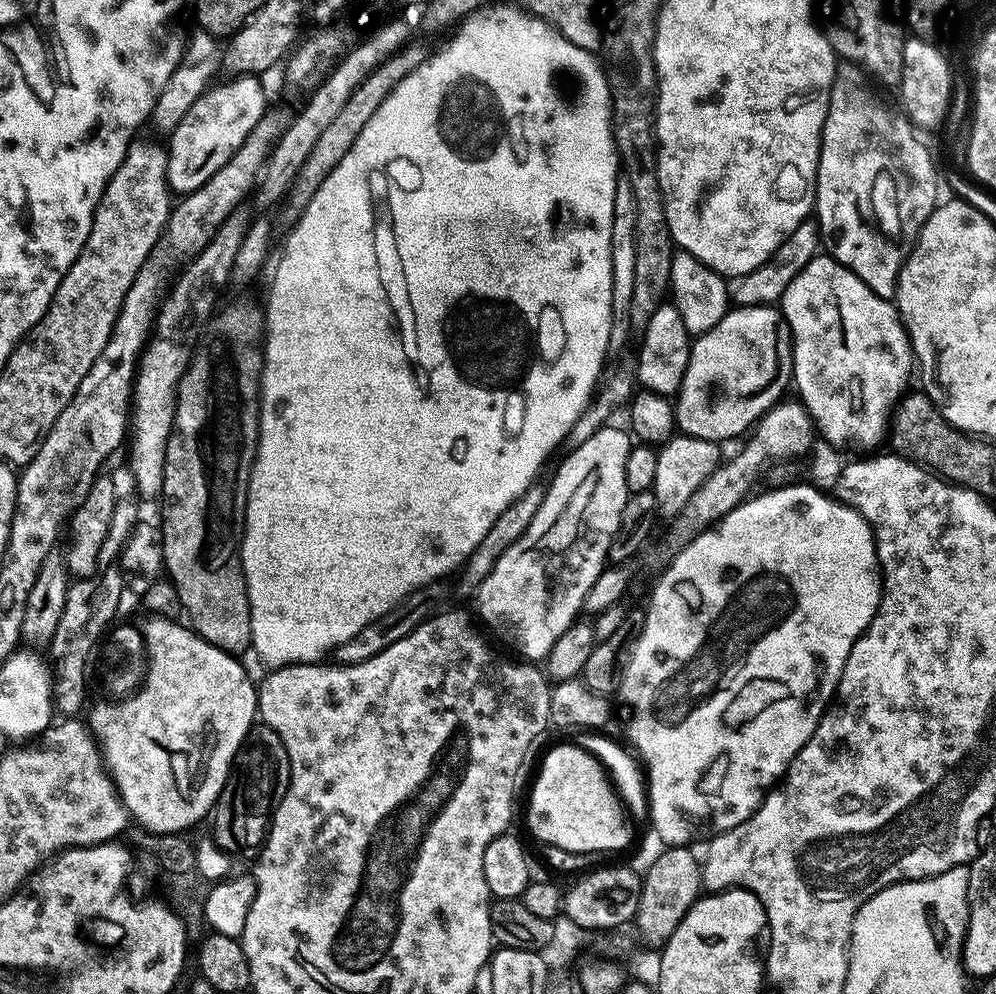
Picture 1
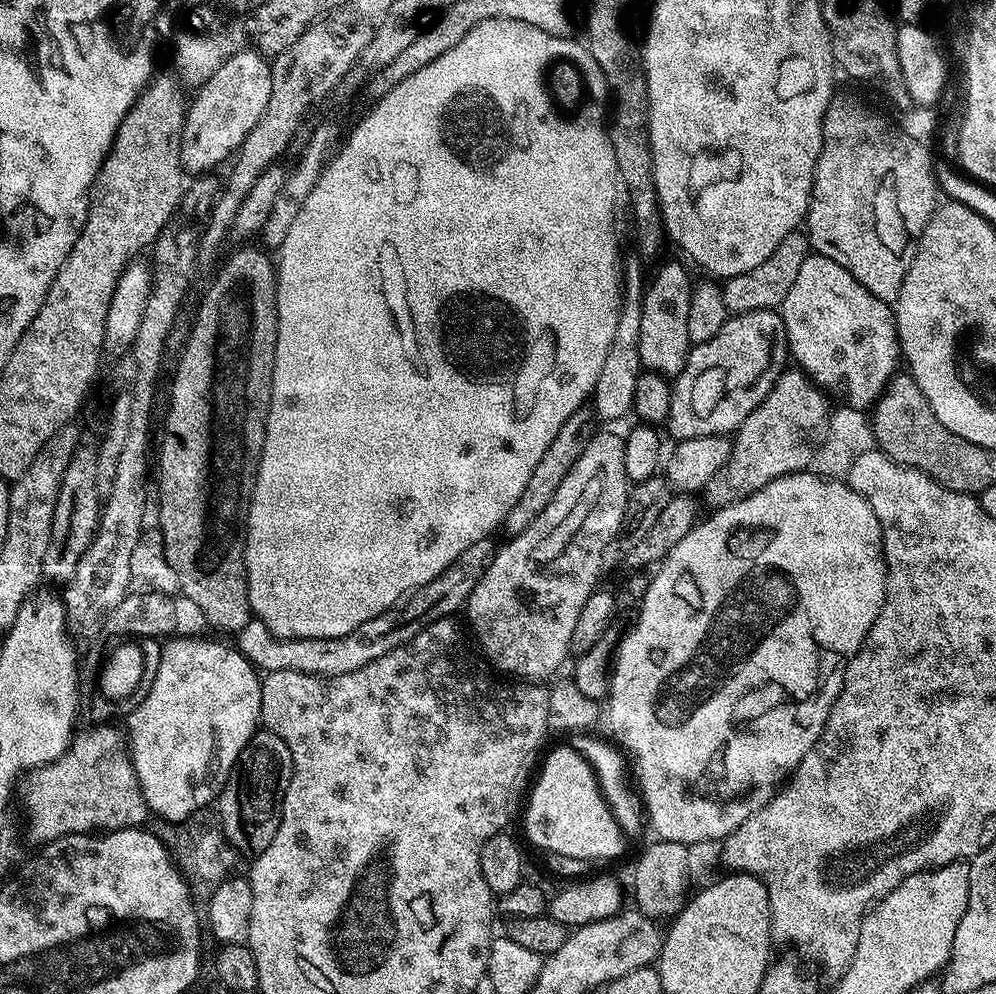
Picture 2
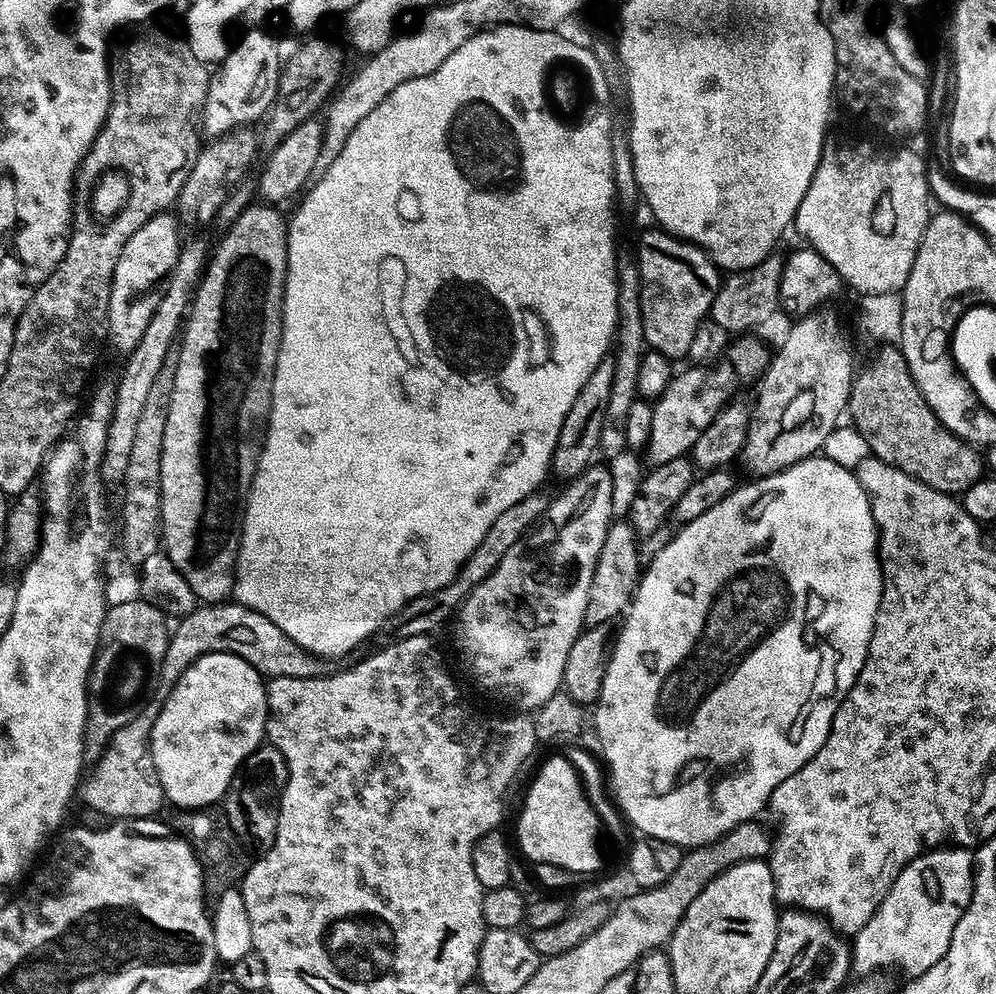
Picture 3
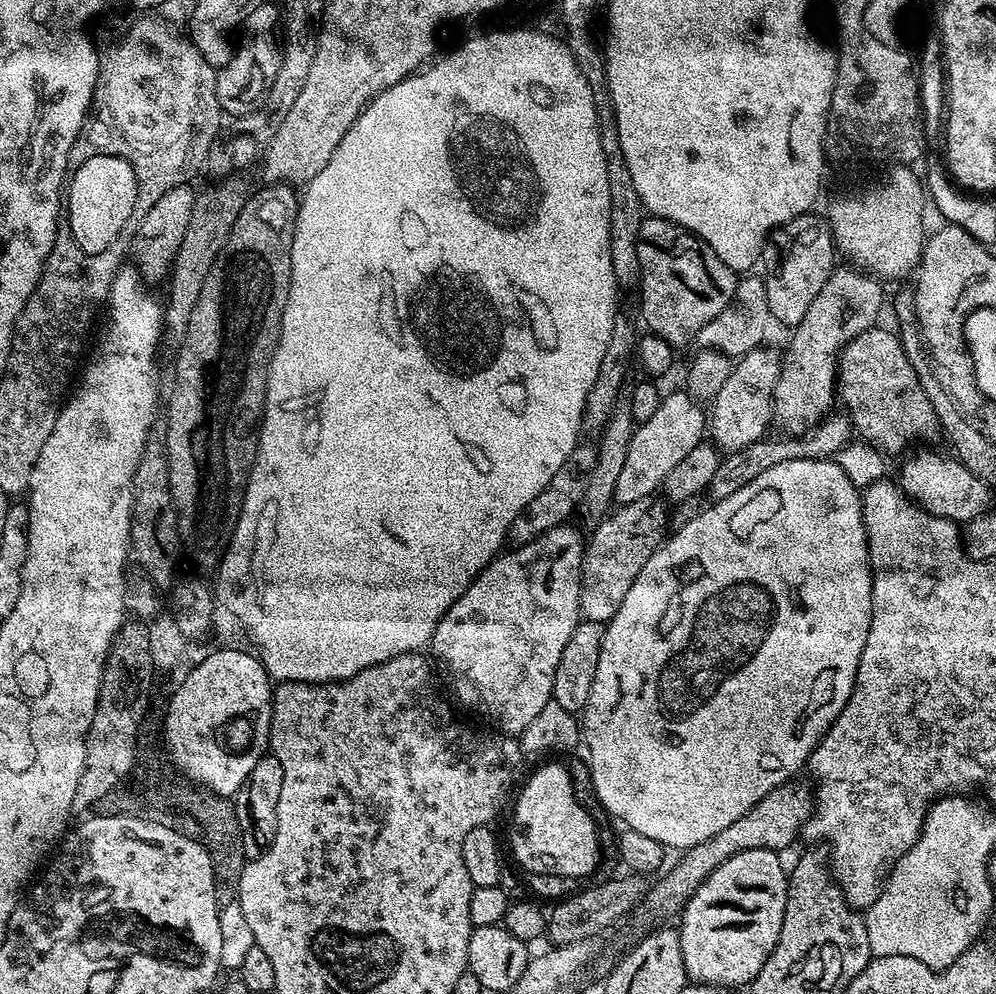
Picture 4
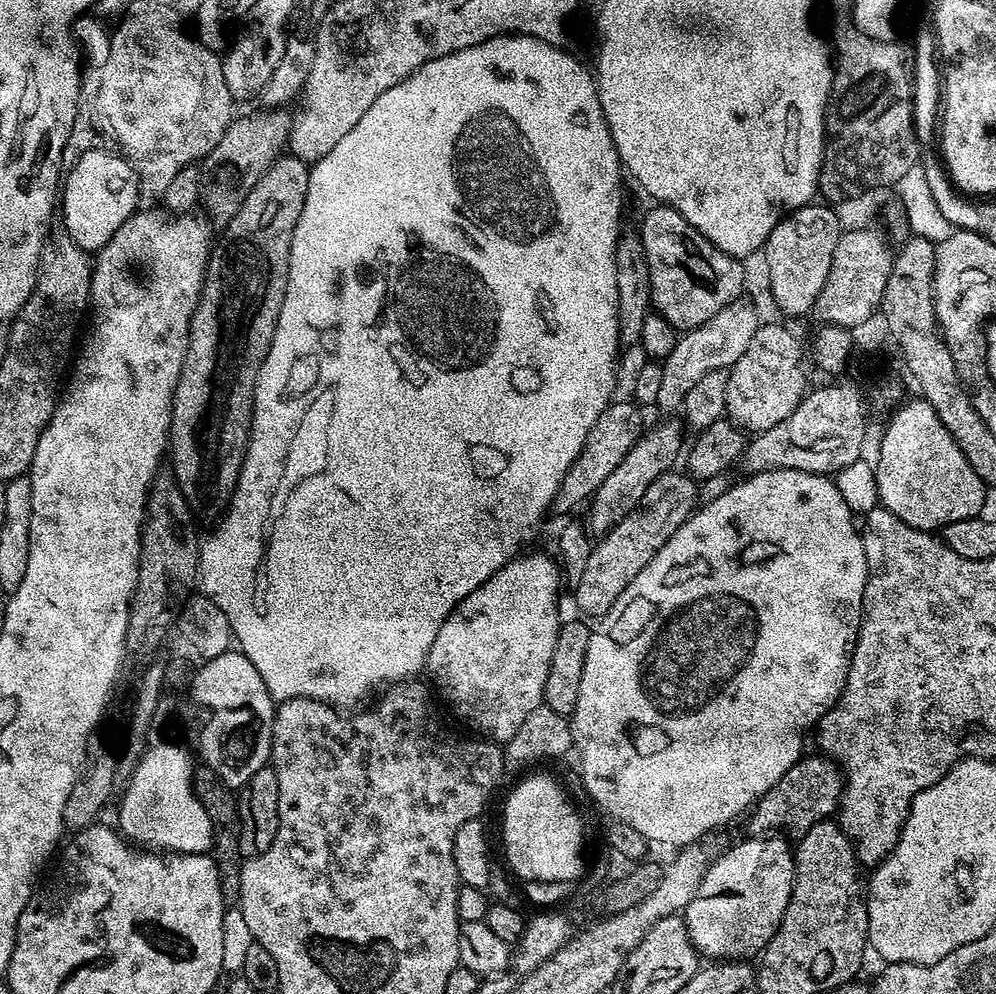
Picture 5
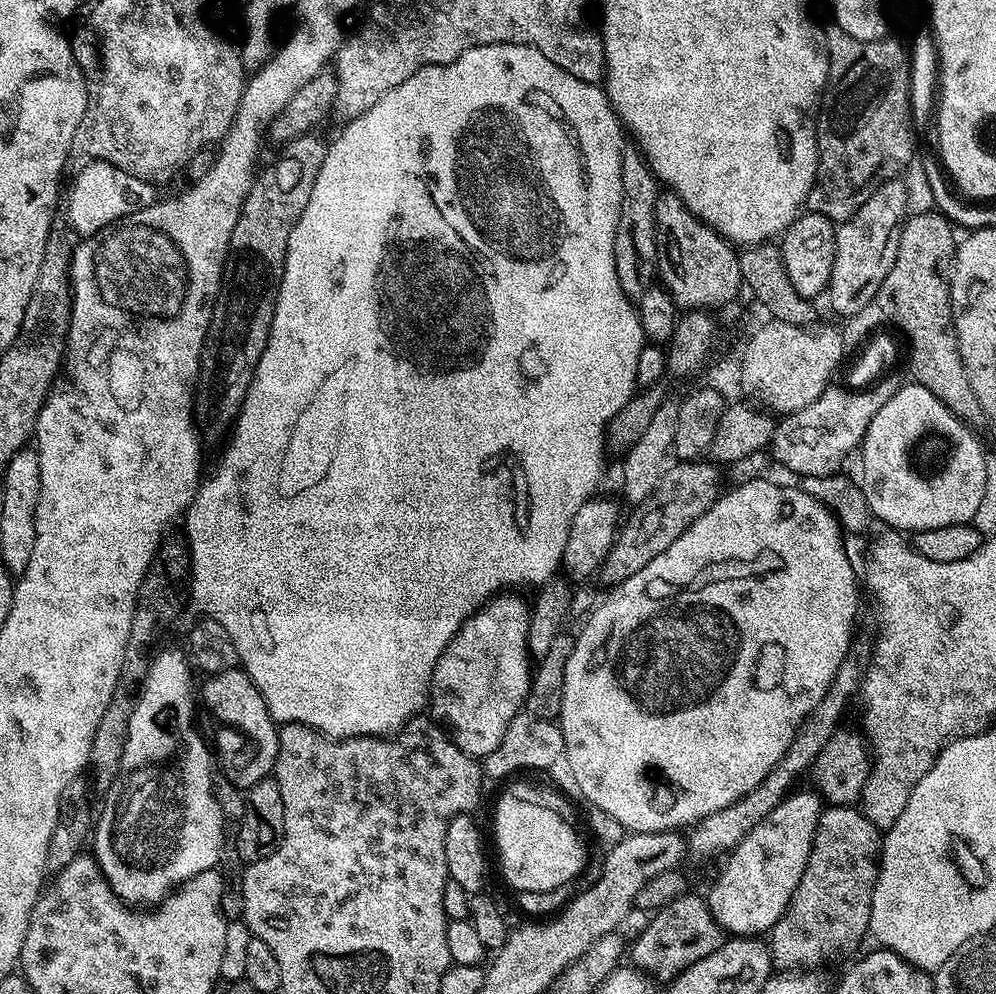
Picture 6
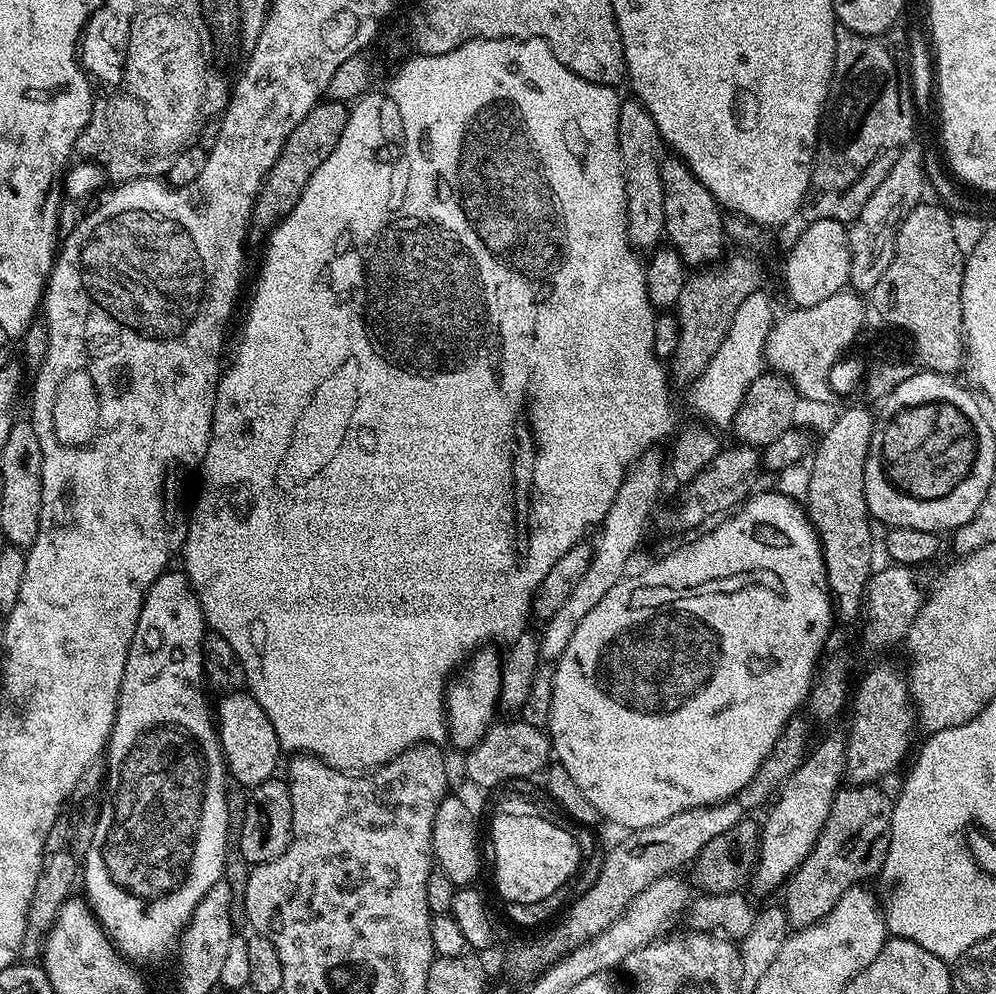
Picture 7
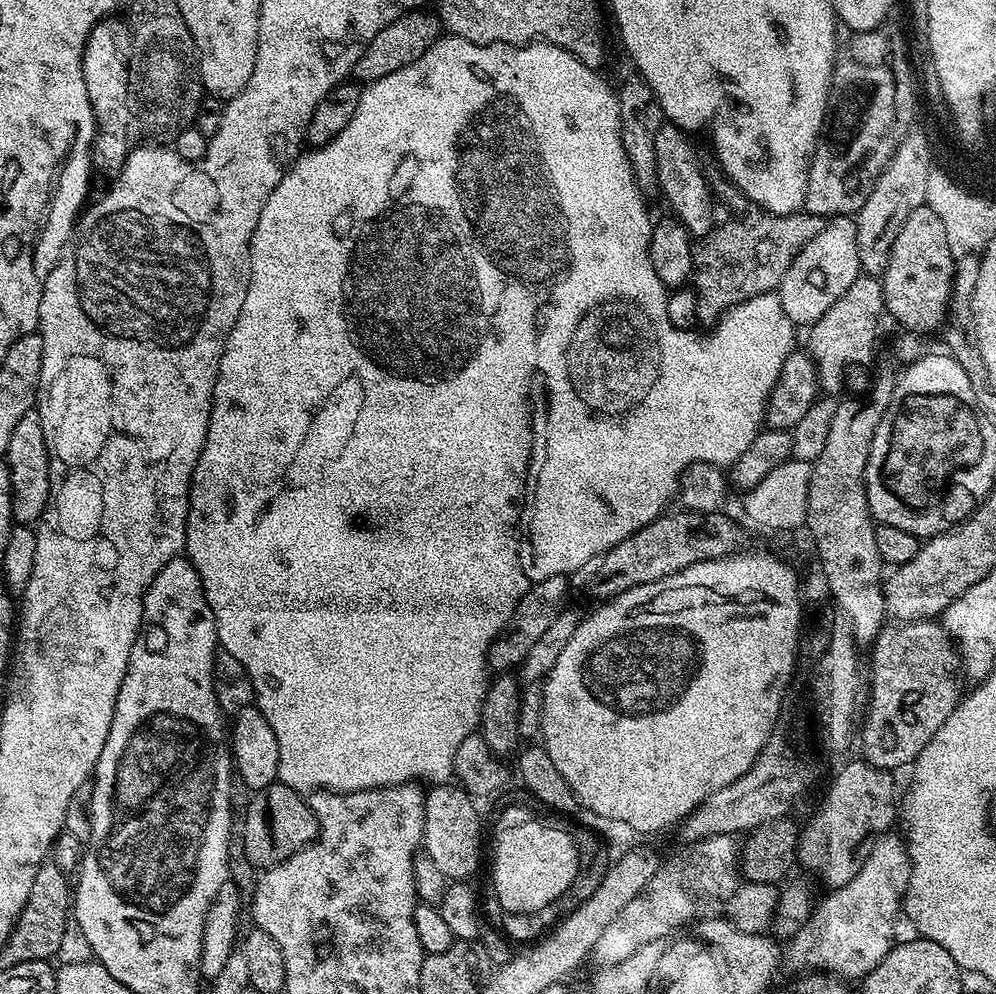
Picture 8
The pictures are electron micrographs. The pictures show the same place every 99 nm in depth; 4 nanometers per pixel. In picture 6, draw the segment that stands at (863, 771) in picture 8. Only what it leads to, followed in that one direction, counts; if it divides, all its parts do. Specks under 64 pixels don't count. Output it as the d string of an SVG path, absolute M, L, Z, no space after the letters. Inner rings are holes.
M828 806L821 811L812 843L812 853L806 870L782 914L782 918L770 930L772 963L780 970L812 970L823 960L839 954L843 948L856 948L863 936L869 935L868 923L872 909L872 895L880 873L882 832L859 807L838 808Z

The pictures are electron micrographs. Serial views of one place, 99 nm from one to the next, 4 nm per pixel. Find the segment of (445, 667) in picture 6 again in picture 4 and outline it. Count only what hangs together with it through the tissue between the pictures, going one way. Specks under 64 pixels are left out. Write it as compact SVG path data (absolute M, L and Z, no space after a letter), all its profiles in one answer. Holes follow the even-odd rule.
M568 526L554 528L550 532L544 532L530 540L526 544L521 544L515 550L517 552L505 551L497 555L492 563L468 585L468 589L458 597L454 603L448 607L448 612L439 622L436 623L436 631L432 633L430 649L438 659L444 660L448 667L448 676L452 679L452 688L456 691L456 696L468 708L476 708L481 704L494 719L499 727L508 734L520 734L534 718L538 718L538 713L542 711L542 706L549 704L552 698L552 683L554 682L554 670L558 670L558 658L562 658L562 649L566 642L570 642L570 634L576 629L582 617L580 614L580 573L584 567L584 553L586 551L585 537L580 537L578 533Z

